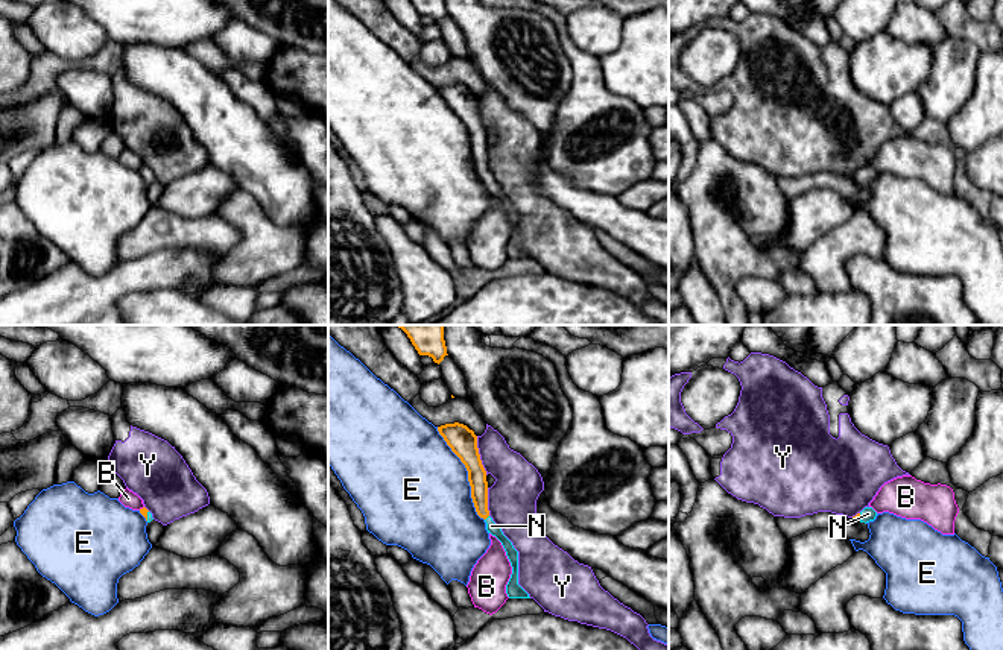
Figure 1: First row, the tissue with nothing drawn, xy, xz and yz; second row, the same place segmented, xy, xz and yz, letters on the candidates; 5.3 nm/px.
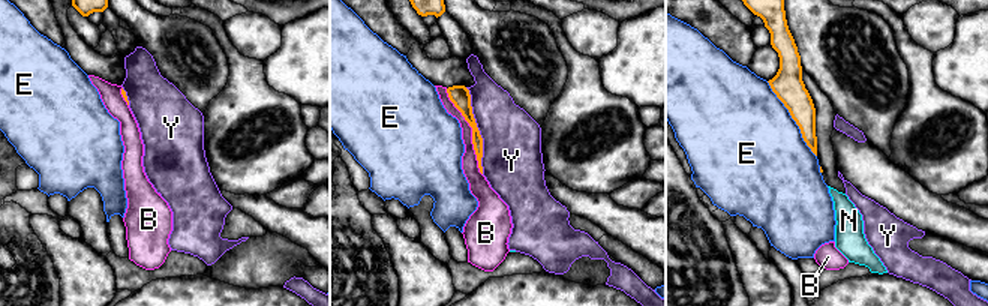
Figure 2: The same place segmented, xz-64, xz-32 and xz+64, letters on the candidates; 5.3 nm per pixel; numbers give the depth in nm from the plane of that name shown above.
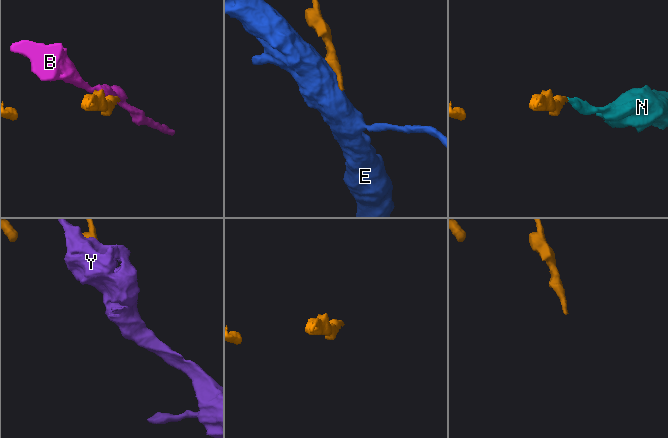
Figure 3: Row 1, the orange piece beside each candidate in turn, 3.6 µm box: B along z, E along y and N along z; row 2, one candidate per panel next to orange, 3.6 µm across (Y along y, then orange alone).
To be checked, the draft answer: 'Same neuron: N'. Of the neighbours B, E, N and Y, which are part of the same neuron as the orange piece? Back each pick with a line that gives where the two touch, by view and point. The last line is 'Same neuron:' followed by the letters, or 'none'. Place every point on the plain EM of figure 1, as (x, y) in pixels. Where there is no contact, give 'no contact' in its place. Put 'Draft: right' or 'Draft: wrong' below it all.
N: xz (487, 176)
Same neuron: N
Draft: right

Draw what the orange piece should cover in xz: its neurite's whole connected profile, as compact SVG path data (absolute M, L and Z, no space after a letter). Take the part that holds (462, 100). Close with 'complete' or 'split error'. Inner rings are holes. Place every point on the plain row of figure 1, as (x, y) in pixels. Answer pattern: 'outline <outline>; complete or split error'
outline M454 82L438 87L439 94L444 97L451 111L460 118L468 131L468 141L471 146L471 158L476 172L486 182L486 190L495 196L511 222L512 234L506 245L509 258L530 258L529 254L518 245L518 211L512 202L503 194L502 188L492 181L488 170L488 141L486 131L482 125L477 96L467 85Z; split error

